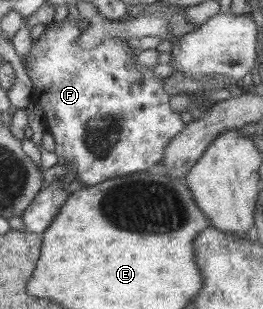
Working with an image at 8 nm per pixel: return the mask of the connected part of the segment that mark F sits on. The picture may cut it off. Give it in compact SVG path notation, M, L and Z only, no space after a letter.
M66 16L63 21L59 23L51 22L49 26L46 26L41 37L32 43L31 49L29 51L29 56L26 58L26 62L23 59L21 63L26 68L26 74L32 83L32 100L36 102L39 107L42 108L43 120L46 126L46 130L54 140L54 153L59 160L62 160L67 167L73 169L75 176L80 180L81 186L89 187L95 184L99 184L108 178L115 178L121 175L130 175L133 173L138 173L147 171L149 166L153 164L158 164L163 156L164 146L168 144L169 140L173 138L183 127L184 124L179 119L179 113L177 111L171 110L169 107L169 95L163 91L162 86L164 84L163 79L155 77L153 71L147 67L143 67L138 64L128 64L132 61L135 56L135 52L130 50L126 46L126 40L119 40L118 38L106 38L101 41L95 48L91 50L84 50L84 48L78 48L76 45L77 37L82 31L82 28L77 26L77 21Z

